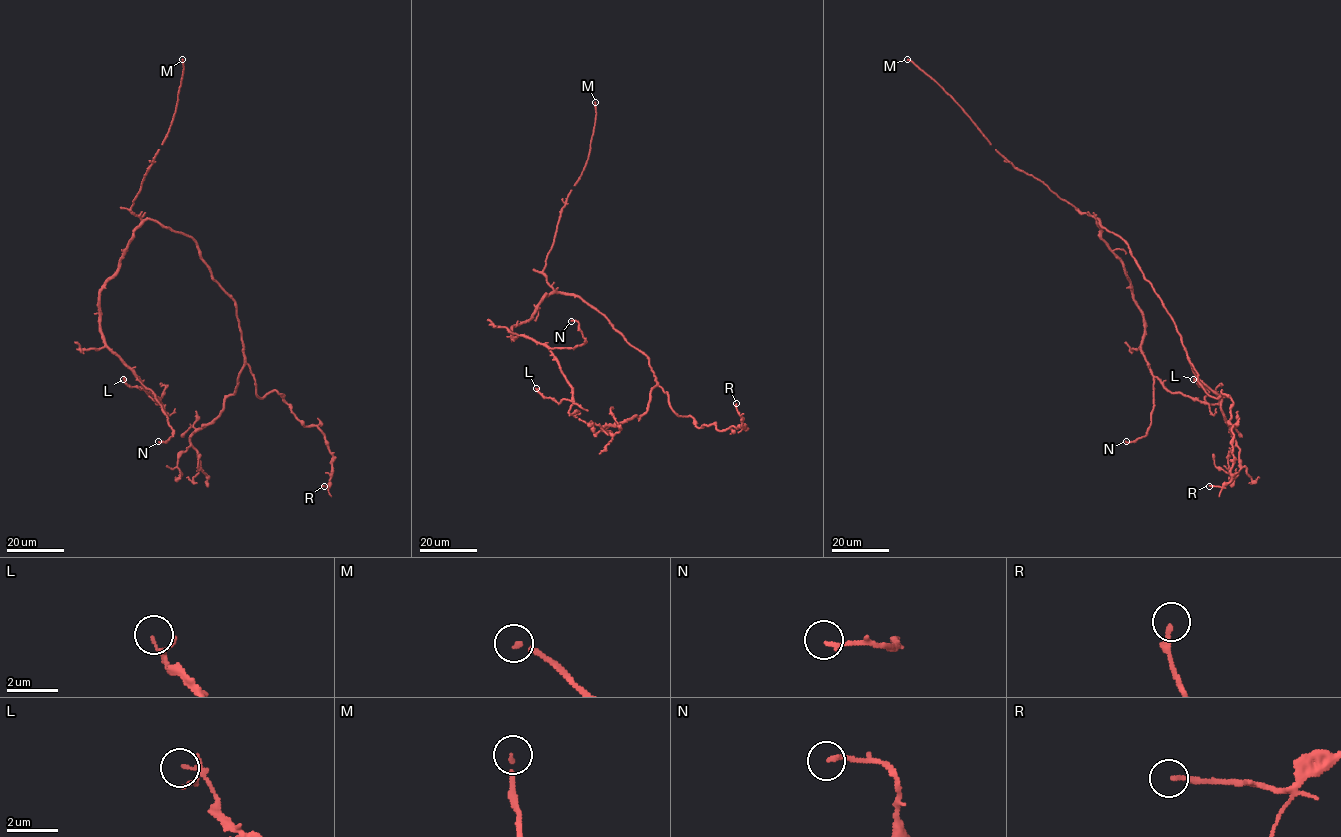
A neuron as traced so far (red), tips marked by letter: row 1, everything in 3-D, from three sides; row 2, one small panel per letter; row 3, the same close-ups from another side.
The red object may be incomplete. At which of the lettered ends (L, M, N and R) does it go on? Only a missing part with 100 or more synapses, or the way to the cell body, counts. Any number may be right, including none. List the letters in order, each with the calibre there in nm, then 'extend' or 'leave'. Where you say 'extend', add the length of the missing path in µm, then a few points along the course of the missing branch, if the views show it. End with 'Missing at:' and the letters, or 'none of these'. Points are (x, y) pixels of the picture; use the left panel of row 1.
L: calibre 90 nm; leave
M: calibre 180 nm; extend; missing 40 µm; course (182, 59), (178, 36), (185, 23)
N: calibre 170 nm; leave
R: calibre 180 nm; leave
Missing at: M

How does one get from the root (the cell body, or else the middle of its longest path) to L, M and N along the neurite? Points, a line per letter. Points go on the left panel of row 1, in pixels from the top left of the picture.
L: (193, 240), (146, 219), (100, 292), (103, 341), (160, 402), (123, 379)
M: (193, 240), (152, 220), (142, 220), (130, 210), (144, 176), (168, 133), (178, 99), (182, 59)
N: (193, 240), (146, 219), (100, 293), (103, 341), (152, 392), (173, 431), (166, 442), (158, 441)

